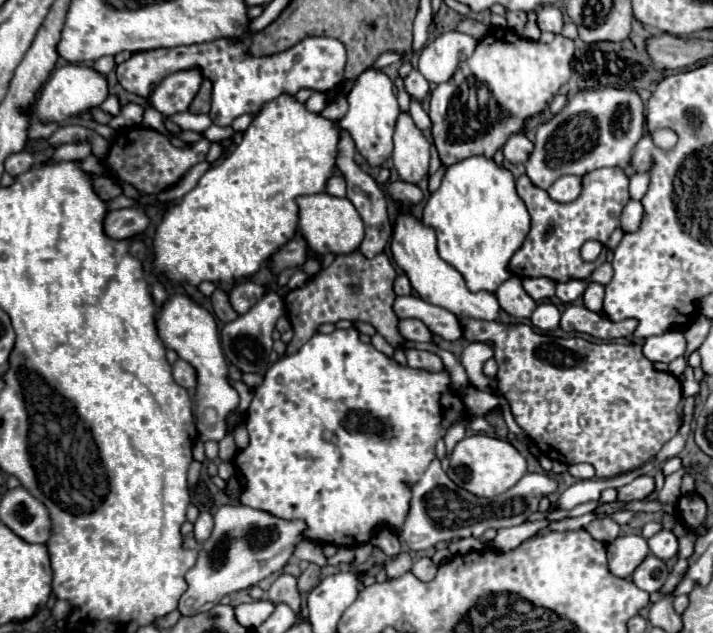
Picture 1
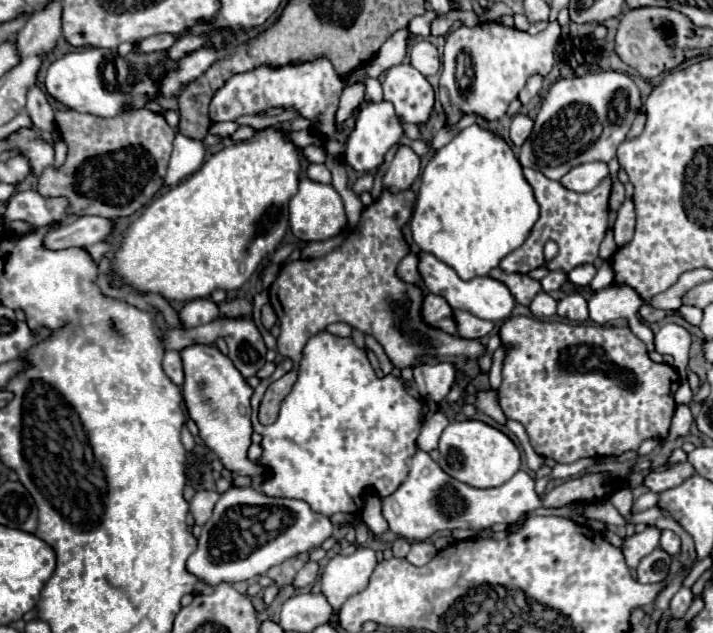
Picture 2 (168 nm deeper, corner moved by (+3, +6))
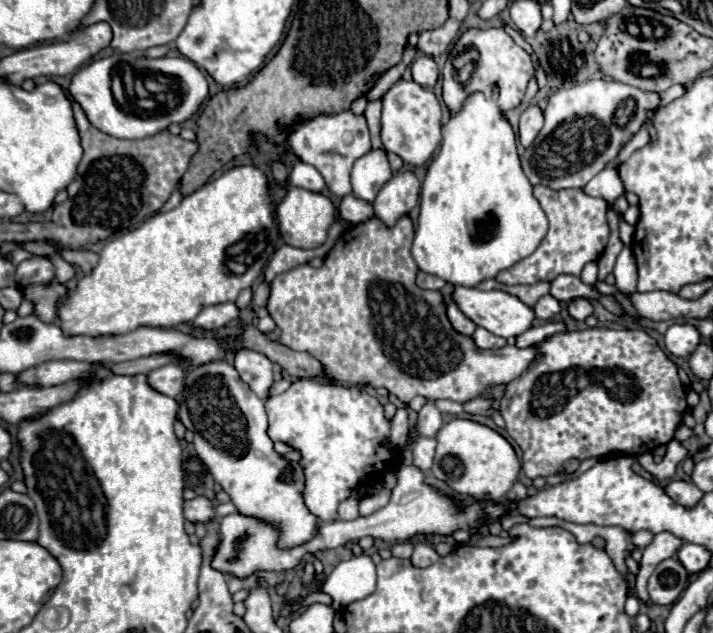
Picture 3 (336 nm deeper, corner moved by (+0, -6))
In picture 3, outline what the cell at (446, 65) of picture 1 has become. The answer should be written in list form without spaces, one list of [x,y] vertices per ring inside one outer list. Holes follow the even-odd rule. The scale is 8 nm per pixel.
[[[416,56],[412,62],[412,78],[414,82],[422,84],[424,88],[434,88],[434,84],[438,82],[438,66],[430,56]]]

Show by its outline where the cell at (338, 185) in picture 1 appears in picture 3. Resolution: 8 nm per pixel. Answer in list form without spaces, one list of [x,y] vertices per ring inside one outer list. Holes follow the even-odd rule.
[[[306,162],[294,164],[292,174],[290,174],[290,182],[292,182],[292,186],[298,186],[298,188],[304,188],[304,190],[310,190],[310,192],[322,192],[326,188],[322,174]]]

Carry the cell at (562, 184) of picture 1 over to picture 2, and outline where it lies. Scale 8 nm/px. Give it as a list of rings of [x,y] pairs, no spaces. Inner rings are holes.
[[[589,162],[573,168],[561,178],[561,184],[573,192],[589,192],[593,190],[603,178],[609,176],[607,164],[603,162]]]

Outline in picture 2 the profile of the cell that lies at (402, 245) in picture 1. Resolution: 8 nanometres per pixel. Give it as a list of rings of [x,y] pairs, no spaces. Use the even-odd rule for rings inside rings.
[[[419,252],[419,256],[421,256],[419,272],[423,276],[425,286],[433,294],[443,296],[455,310],[465,310],[465,312],[469,312],[473,316],[479,316],[479,318],[491,320],[491,322],[505,322],[505,318],[511,316],[517,302],[515,302],[513,294],[509,292],[509,288],[503,282],[499,282],[495,278],[489,278],[489,276],[477,276],[473,280],[461,280],[451,266],[443,264],[435,256],[425,254],[425,252]]]

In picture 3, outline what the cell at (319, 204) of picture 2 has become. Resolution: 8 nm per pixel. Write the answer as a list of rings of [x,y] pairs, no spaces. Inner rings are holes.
[[[290,188],[284,200],[276,208],[280,234],[286,244],[296,248],[318,248],[326,242],[330,226],[336,222],[336,206],[320,192],[308,192],[304,188]]]

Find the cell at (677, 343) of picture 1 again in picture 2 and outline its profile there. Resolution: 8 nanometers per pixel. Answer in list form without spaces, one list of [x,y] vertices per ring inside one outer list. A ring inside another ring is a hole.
[[[667,322],[661,326],[661,330],[655,334],[655,350],[659,354],[671,354],[675,358],[675,368],[681,374],[681,378],[687,376],[687,354],[691,346],[691,334],[687,328]]]

